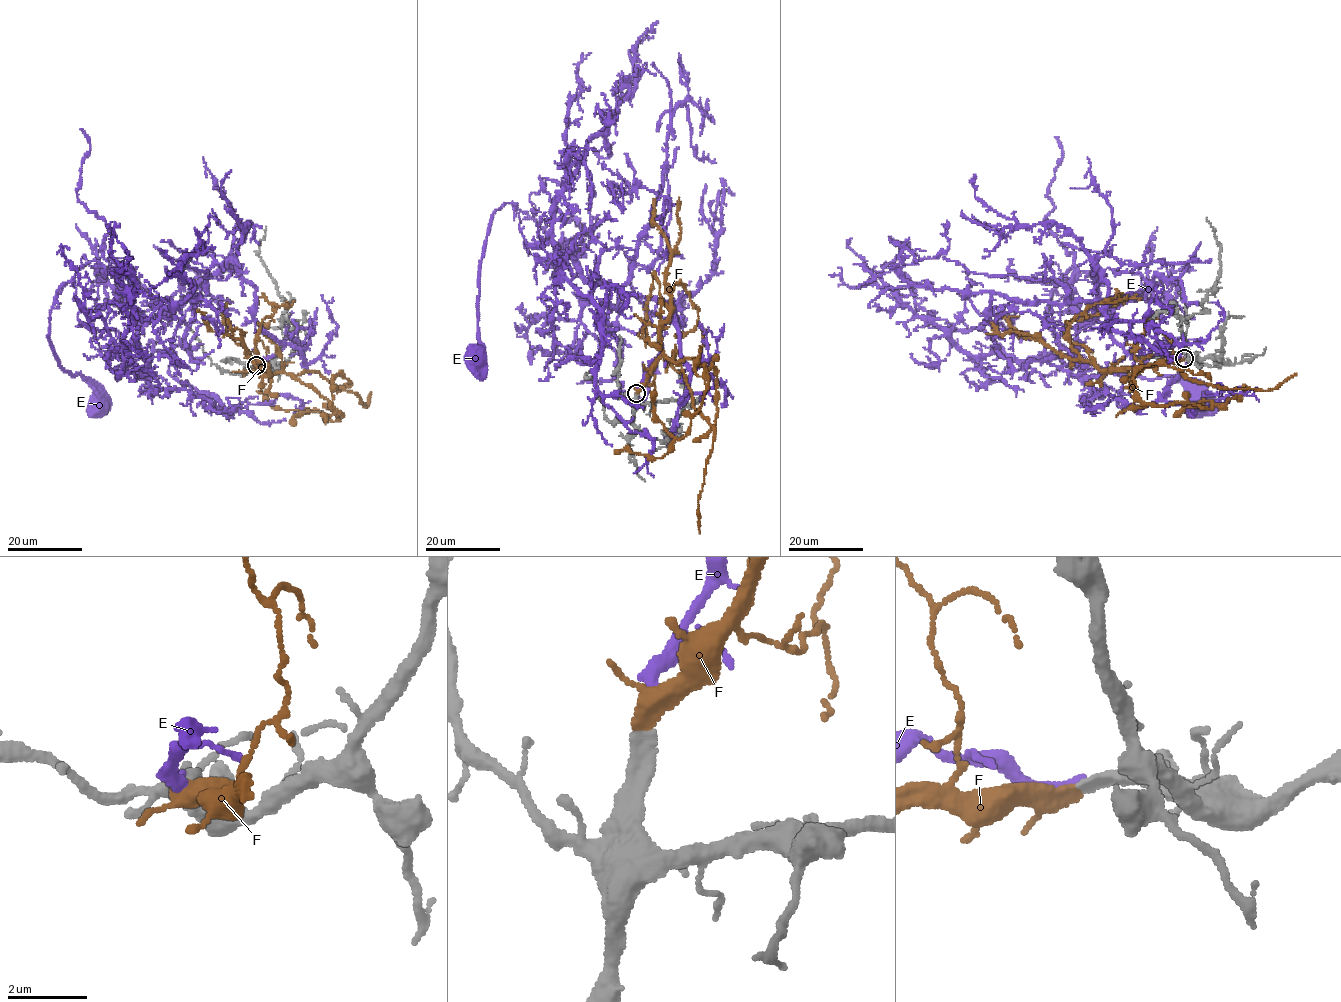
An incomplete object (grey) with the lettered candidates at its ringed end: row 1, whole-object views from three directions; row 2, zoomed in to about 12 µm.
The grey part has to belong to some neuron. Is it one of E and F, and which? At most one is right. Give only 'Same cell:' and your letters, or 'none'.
Same cell: F

